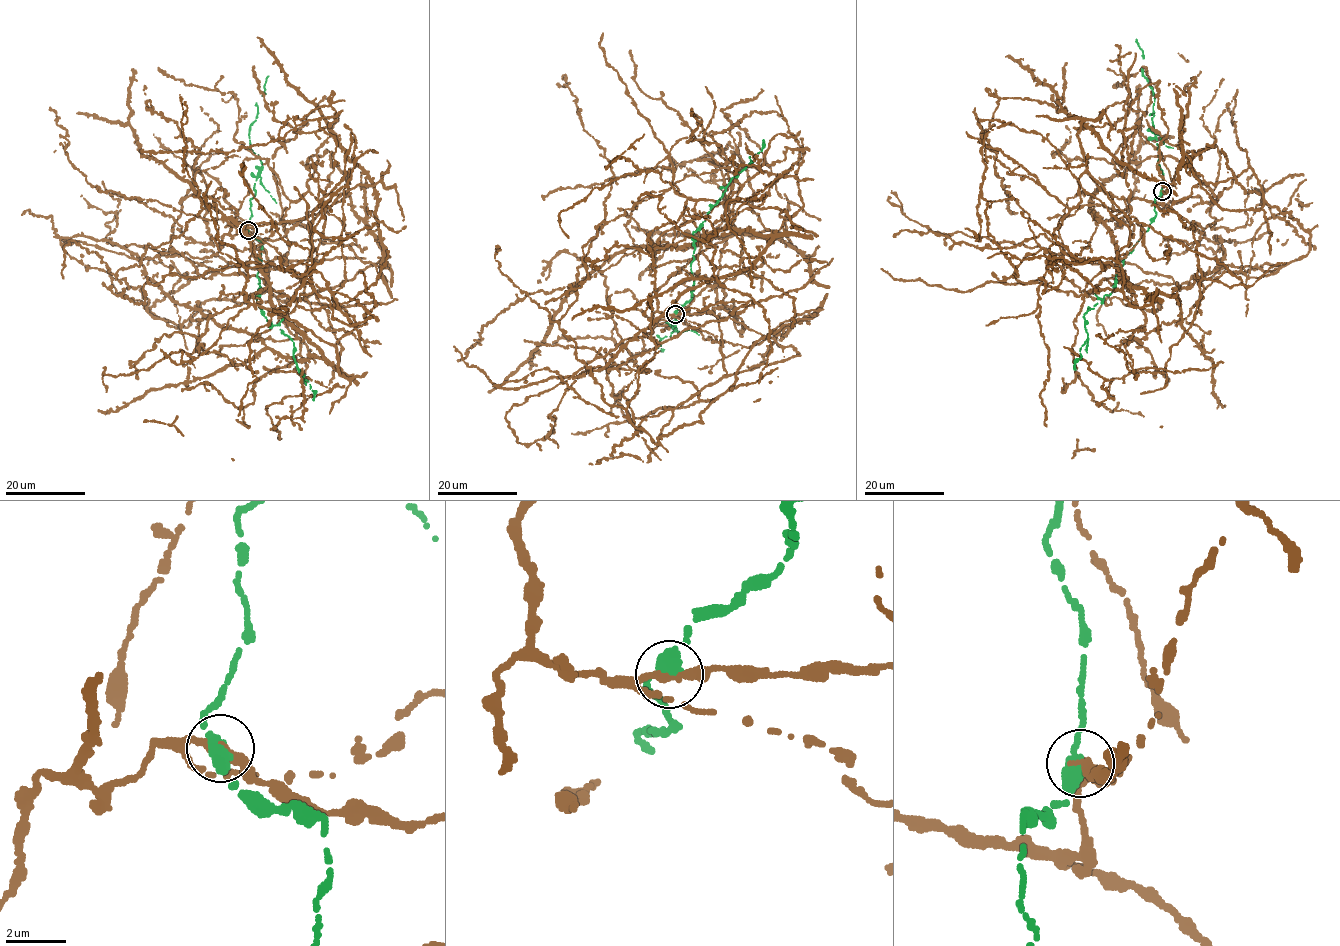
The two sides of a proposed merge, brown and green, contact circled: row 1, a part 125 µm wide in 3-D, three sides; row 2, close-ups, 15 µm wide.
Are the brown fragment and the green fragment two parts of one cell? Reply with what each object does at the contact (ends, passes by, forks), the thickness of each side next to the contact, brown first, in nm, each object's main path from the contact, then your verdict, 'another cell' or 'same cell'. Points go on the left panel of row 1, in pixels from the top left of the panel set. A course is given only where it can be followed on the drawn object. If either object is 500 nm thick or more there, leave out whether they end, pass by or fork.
300 nm thick on the brown side, 550 nm on the other; brown runs (248, 230), (133, 255), (263, 341), (189, 381), (204, 318), (167, 321), (378, 265), (290, 220), (149, 310); green runs (248, 230), (262, 240), (258, 307), (292, 340), (293, 357), (314, 391), (313, 399); another cell

